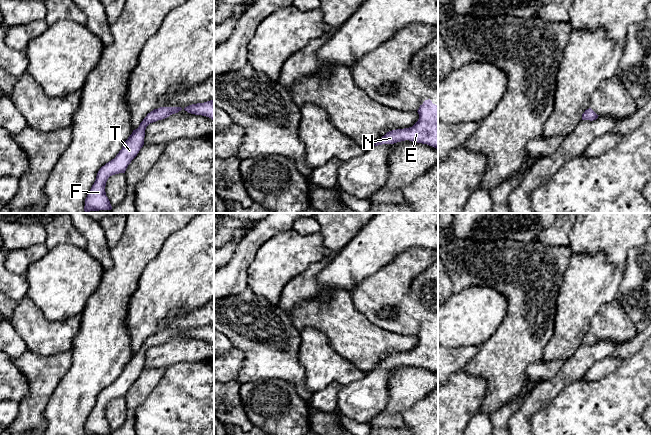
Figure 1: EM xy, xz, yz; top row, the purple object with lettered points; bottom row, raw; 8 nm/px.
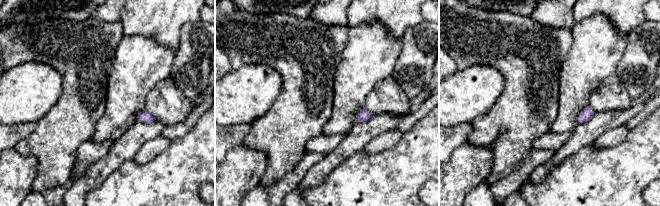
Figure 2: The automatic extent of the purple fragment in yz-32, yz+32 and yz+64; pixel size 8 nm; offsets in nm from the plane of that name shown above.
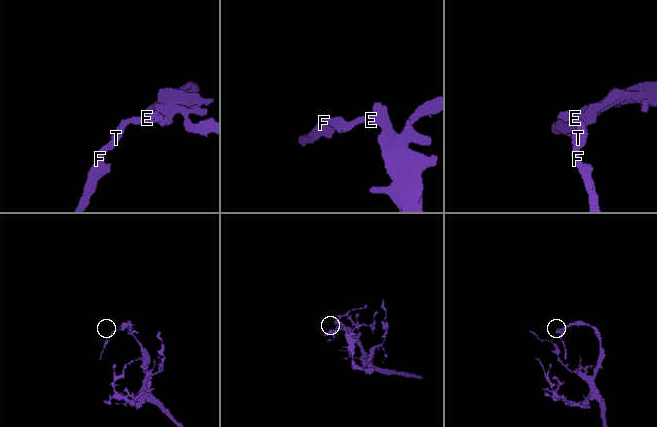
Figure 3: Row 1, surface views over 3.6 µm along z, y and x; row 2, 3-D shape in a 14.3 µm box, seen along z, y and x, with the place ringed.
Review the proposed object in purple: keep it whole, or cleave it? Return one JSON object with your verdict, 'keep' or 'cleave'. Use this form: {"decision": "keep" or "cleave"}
{"decision": "keep"}

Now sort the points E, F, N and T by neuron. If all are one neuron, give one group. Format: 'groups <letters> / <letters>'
groups E F N T

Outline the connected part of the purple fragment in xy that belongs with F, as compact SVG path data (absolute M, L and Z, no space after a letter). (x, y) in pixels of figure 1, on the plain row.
M160 331L147 338L139 351L133 354L132 358L125 365L116 381L99 393L96 404L85 423L84 435L112 433L105 416L108 402L115 398L125 397L128 389L143 371L145 354L150 347L165 343L181 334L181 331Z

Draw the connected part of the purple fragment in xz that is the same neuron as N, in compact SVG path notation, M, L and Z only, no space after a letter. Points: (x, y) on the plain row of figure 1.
M428 323L420 329L417 336L419 343L412 351L389 355L373 370L409 364L427 368L438 374L438 330Z

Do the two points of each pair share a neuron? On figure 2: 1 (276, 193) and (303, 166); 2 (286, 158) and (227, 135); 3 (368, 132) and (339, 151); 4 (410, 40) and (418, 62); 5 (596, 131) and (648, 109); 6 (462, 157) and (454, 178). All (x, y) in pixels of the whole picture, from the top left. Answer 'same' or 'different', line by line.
1: same
2: different
3: same
4: same
5: different
6: same

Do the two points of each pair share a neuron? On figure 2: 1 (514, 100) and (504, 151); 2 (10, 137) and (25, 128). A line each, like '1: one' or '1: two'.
1: one
2: one

